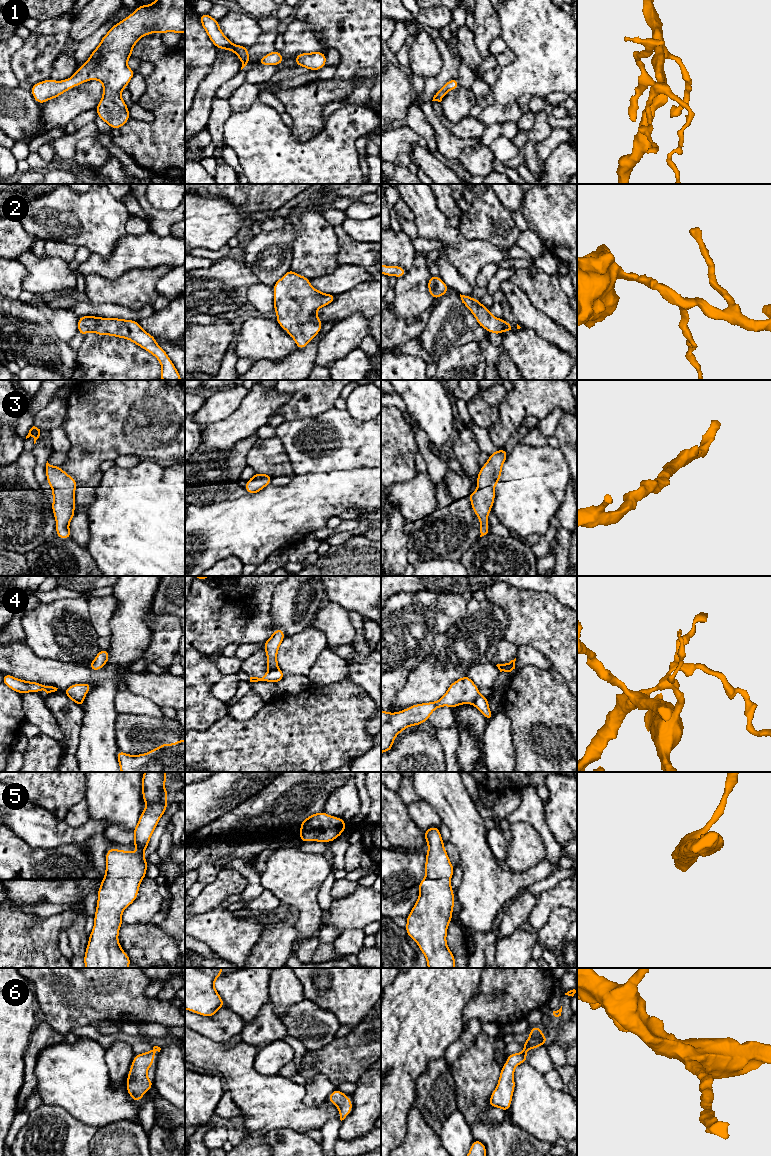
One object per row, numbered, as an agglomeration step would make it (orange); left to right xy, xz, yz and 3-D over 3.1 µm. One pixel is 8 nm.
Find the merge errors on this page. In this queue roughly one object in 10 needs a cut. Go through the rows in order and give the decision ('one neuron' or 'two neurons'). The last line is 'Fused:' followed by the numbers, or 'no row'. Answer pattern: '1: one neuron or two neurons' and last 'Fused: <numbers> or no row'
1: one neuron
2: one neuron
3: one neuron
4: two neurons
5: one neuron
6: one neuron
Fused: 4

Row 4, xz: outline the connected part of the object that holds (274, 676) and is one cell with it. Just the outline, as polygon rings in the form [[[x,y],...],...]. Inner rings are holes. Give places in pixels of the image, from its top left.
[[[278,668],[274,670],[269,670],[267,673],[263,675],[262,678],[250,677],[250,682],[265,681],[265,682],[278,683],[284,677],[285,674]]]

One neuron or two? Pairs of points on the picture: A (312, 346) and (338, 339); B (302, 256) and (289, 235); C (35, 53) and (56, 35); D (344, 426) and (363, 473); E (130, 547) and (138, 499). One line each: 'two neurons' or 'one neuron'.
A: two neurons
B: two neurons
C: one neuron
D: one neuron
E: one neuron

